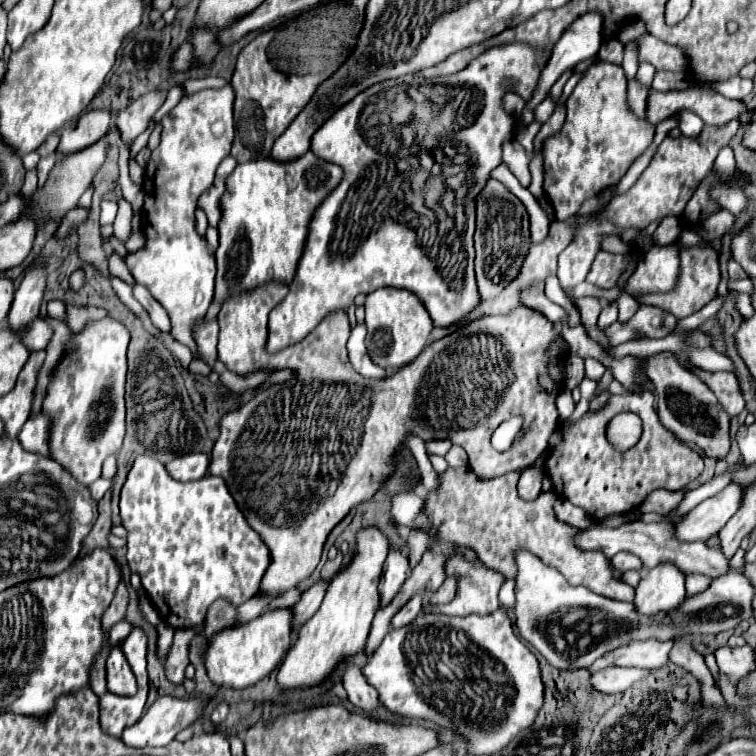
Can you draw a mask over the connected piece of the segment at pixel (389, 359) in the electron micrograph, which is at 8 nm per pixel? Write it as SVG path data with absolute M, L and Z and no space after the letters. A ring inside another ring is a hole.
M378 288L376 292L366 296L366 348L374 364L388 370L388 374L396 374L402 366L412 362L426 346L432 320L424 308L424 304L418 300L416 294L400 288Z

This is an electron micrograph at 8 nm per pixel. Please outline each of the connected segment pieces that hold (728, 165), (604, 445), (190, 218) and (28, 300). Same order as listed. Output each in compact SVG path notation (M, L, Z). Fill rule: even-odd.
M724 146L716 158L714 172L718 174L718 184L712 188L712 198L728 212L740 214L748 206L748 198L744 196L741 187L736 184L736 164L734 152L730 146Z
M648 390L630 396L610 396L610 400L596 412L588 410L578 422L564 424L558 444L544 450L544 470L554 484L554 492L584 508L594 520L610 514L626 514L638 508L648 492L656 488L682 490L702 472L702 456L680 442L672 432L664 430L654 410L654 394ZM618 412L634 412L644 422L644 432L636 448L616 452L606 440L606 424Z
M224 86L220 90L206 88L194 94L188 94L180 100L176 108L172 108L164 118L162 118L162 140L156 150L152 150L150 162L144 170L144 208L142 208L142 232L146 236L146 244L134 252L128 258L128 270L134 276L136 282L148 286L152 296L164 306L164 310L170 316L172 330L170 334L186 344L192 353L198 350L198 344L194 340L194 330L196 322L204 318L212 294L214 294L214 274L216 274L216 260L214 260L214 250L208 246L206 238L198 234L196 230L196 208L198 208L198 198L212 186L216 178L216 168L220 162L230 154L232 140L234 140L234 90L232 86Z
M36 266L32 272L28 272L16 290L12 308L8 312L8 328L14 332L22 332L34 318L38 318L42 294L44 294L44 270L42 266Z

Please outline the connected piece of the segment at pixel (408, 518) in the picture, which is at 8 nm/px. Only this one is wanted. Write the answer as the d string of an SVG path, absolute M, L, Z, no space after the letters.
M418 490L398 492L390 500L390 512L392 512L394 520L402 526L416 524L416 528L424 528L424 524L430 524L420 510L422 506L424 506L424 494L420 494Z

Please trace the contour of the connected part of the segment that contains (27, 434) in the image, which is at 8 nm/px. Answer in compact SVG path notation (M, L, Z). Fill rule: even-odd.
M42 412L27 420L20 431L20 436L18 436L18 440L22 442L22 446L26 450L48 456L49 421L50 418L42 414Z

